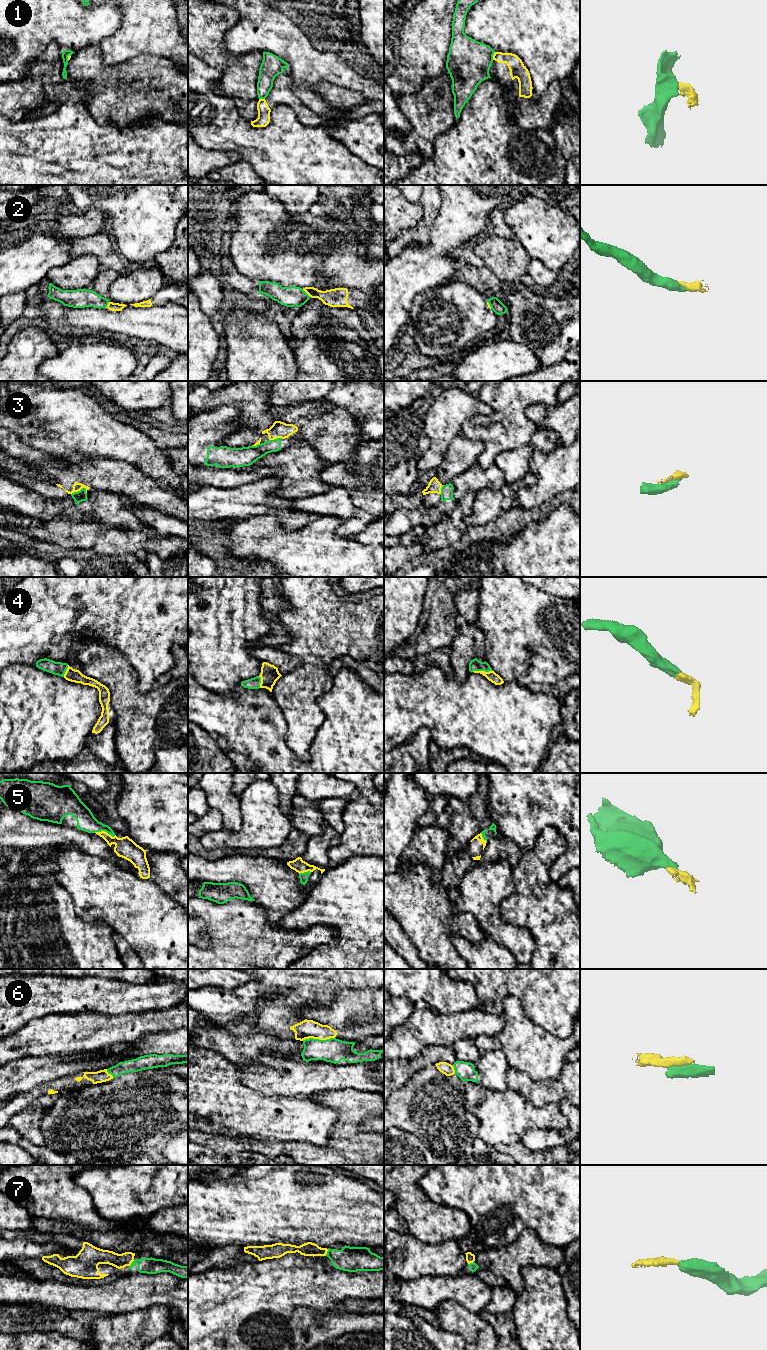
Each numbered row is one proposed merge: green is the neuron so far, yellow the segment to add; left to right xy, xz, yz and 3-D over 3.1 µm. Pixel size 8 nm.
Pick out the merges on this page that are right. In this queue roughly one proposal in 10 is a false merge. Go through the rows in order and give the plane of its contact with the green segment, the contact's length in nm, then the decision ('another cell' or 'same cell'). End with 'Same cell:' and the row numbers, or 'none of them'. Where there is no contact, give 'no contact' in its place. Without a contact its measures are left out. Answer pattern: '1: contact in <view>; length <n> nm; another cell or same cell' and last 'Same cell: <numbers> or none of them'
1: contact in yz; length 70 nm; another cell
2: contact in xz; length 90 nm; same cell
3: contact in xy; length 140 nm; another cell
4: contact in yz; length 170 nm; same cell
5: contact in xy; length 180 nm; same cell
6: contact in xz; length 260 nm; same cell
7: contact in xz; length 60 nm; same cell
Same cell: 2, 4, 5, 6, 7

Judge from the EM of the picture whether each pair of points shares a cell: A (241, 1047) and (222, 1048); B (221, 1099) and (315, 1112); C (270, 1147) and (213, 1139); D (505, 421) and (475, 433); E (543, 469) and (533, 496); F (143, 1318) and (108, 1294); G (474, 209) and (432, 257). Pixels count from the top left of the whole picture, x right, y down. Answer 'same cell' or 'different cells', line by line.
A: same cell
B: same cell
C: same cell
D: same cell
E: same cell
F: different cells
G: same cell

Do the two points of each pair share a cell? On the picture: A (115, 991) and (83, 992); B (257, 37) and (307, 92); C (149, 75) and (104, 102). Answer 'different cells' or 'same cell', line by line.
A: same cell
B: same cell
C: same cell

